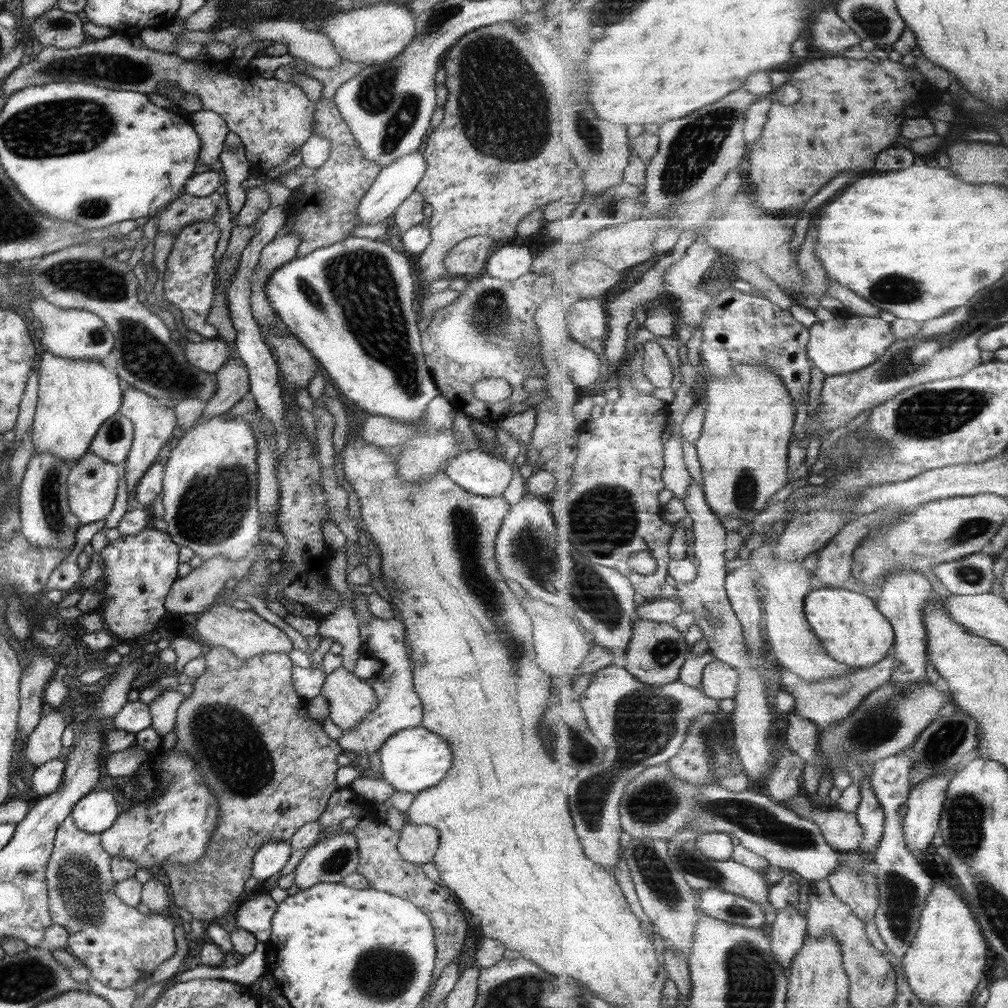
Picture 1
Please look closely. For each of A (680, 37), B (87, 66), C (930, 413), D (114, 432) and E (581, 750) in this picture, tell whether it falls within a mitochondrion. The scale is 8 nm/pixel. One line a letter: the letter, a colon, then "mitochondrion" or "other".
A: other
B: mitochondrion
C: mitochondrion
D: mitochondrion
E: mitochondrion

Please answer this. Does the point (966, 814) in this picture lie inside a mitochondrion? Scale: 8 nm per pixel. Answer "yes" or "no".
yes

